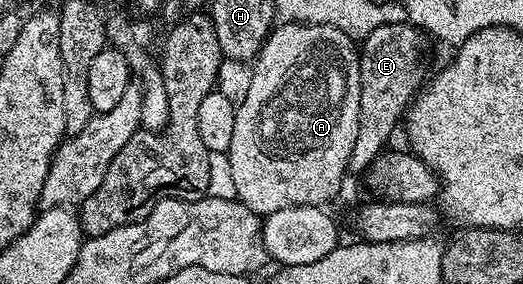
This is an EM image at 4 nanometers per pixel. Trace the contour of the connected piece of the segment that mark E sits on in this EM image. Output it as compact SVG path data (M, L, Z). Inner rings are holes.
M413 22L396 24L382 24L372 33L368 33L360 43L360 117L358 118L358 128L356 129L356 145L352 149L352 157L348 157L347 172L351 176L358 175L367 170L370 164L383 154L386 142L390 139L390 134L394 131L394 126L399 126L400 118L404 110L411 102L415 94L414 87L414 66L418 63L418 58L422 55L422 35L413 27Z

